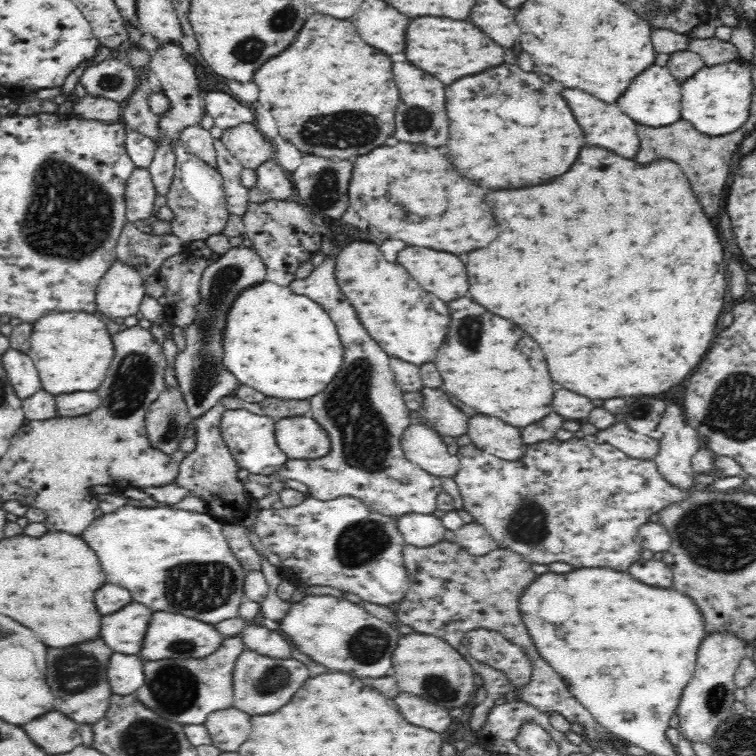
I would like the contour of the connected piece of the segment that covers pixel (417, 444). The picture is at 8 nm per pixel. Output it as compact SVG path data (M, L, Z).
M414 422L408 425L402 435L401 445L405 458L420 466L428 475L438 479L454 478L460 470L459 458L449 455L447 441L423 424Z

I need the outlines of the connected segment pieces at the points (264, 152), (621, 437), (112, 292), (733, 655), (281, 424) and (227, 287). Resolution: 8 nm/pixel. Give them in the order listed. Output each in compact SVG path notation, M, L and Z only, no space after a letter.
M240 122L236 126L223 128L219 139L244 169L256 170L274 159L275 147L272 141L252 122Z
M614 424L596 434L598 444L608 443L618 448L625 455L639 460L653 460L660 451L658 439L638 434L626 424Z
M116 257L100 278L97 310L111 319L134 316L146 296L146 278L128 261Z
M710 633L706 644L700 647L696 674L682 690L680 702L675 713L678 716L677 734L681 734L692 747L708 746L715 739L716 730L726 719L736 715L734 712L734 692L736 692L735 674L741 661L747 658L745 641L730 635Z
M306 416L275 421L275 439L289 459L316 460L331 452L326 429Z
M244 246L234 247L230 252L220 255L215 261L209 262L202 271L199 278L198 298L191 306L194 316L180 330L184 346L182 350L176 352L170 368L174 372L174 380L185 400L187 411L194 419L208 412L208 409L216 406L222 398L234 396L236 388L240 386L234 372L232 370L228 372L228 366L224 362L226 320L234 300L244 290L266 280L267 272L263 262L253 249Z

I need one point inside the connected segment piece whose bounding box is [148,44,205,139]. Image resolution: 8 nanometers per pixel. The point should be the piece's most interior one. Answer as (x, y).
(175, 73)

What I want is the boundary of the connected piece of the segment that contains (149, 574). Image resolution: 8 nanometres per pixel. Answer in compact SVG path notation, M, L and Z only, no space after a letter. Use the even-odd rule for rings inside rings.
M124 504L116 512L93 520L80 537L92 552L96 552L106 582L128 588L136 602L156 612L180 612L205 623L216 624L237 617L240 604L246 599L243 591L246 570L231 551L221 526L222 521L209 511L197 513L164 506L134 507Z

